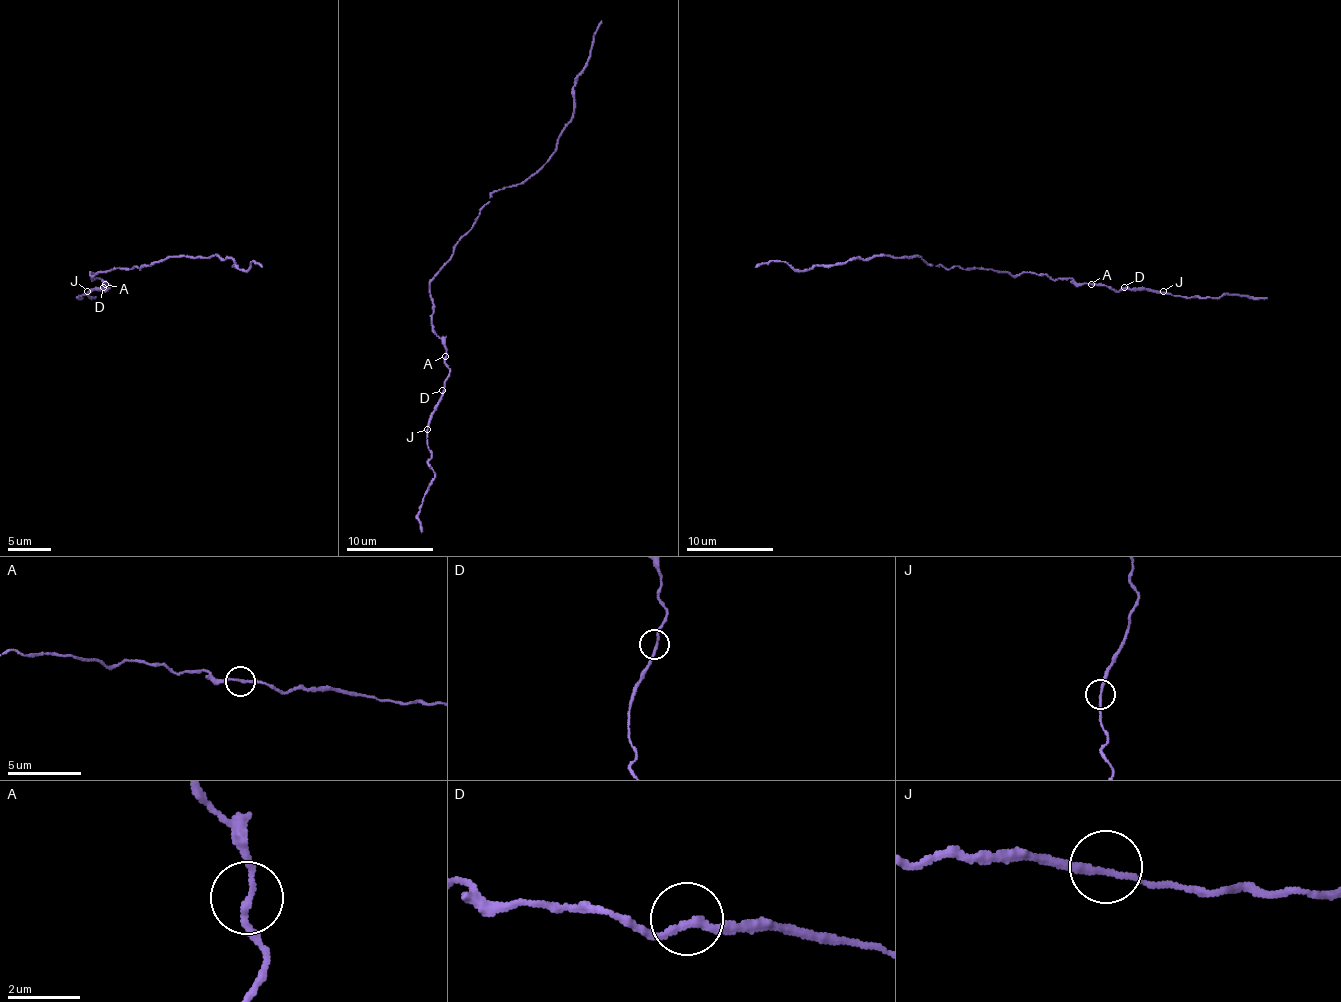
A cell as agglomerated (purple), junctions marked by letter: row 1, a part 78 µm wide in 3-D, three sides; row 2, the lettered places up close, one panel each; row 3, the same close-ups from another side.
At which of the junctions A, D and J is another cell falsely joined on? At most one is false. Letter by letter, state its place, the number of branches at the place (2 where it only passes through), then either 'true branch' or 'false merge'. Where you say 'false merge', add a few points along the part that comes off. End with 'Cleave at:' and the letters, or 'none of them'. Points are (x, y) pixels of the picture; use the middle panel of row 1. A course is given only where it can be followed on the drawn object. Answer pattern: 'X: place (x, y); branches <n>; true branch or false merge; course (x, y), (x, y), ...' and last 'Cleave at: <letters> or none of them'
A: place (445, 356); branches 2; true branch
D: place (442, 390); branches 2; true branch
J: place (427, 429); branches 2; true branch
Cleave at: none of them

